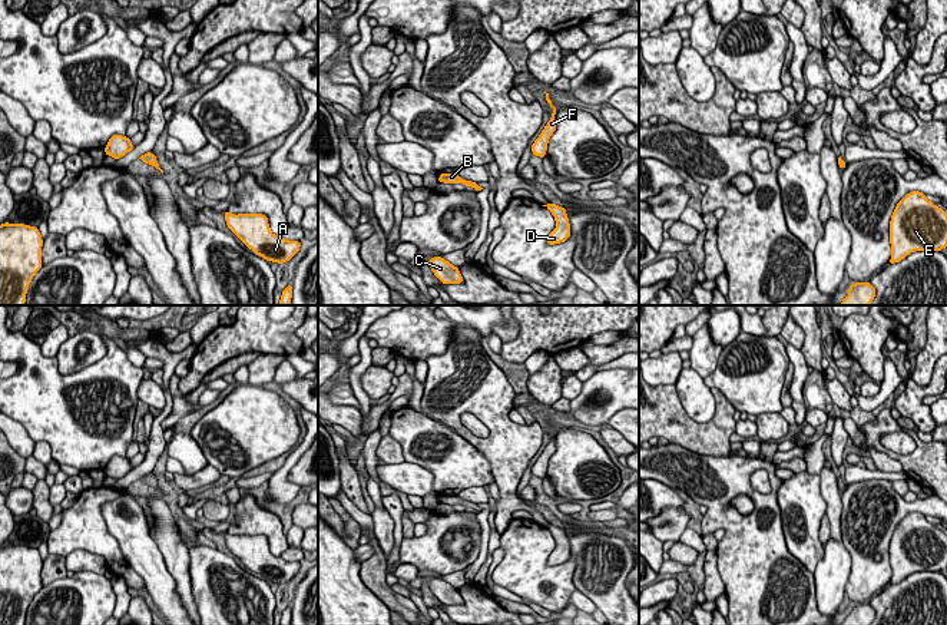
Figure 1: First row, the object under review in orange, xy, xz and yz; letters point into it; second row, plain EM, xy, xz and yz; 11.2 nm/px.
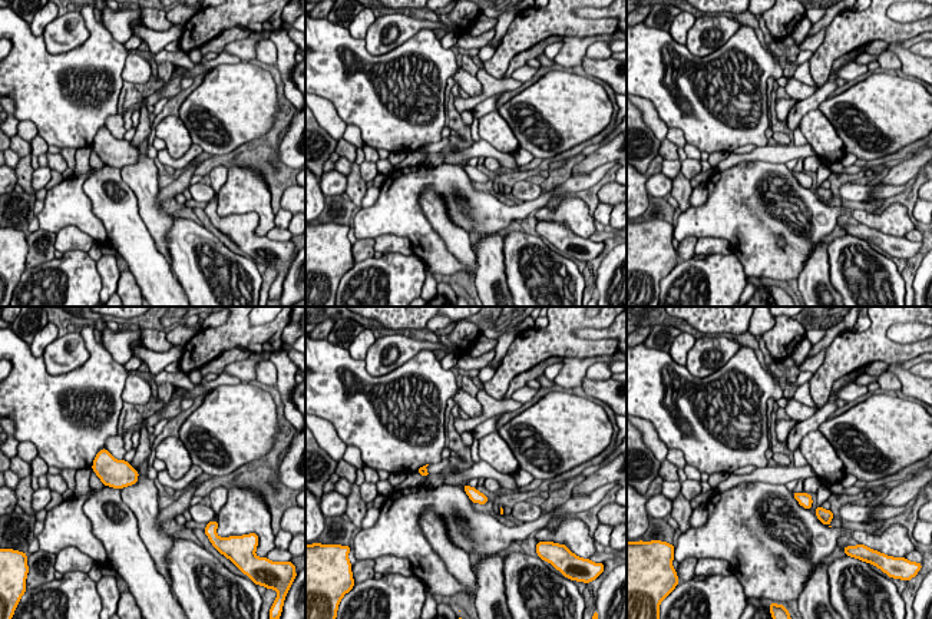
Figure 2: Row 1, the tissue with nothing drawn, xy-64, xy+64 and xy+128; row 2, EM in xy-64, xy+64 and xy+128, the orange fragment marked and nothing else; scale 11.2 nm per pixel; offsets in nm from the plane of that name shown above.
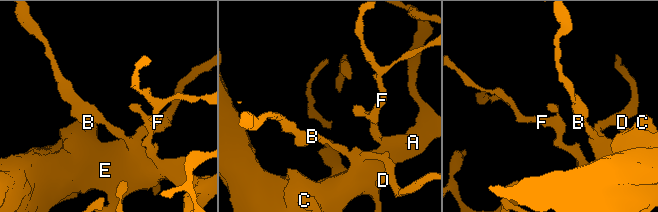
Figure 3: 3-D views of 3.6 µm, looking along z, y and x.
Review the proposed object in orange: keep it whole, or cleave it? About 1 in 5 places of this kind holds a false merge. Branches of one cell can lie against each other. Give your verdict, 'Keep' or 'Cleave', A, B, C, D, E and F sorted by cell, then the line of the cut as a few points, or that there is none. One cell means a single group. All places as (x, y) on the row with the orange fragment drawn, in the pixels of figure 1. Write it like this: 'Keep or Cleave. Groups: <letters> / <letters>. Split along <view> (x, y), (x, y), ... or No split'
Keep. Groups: A B C D E F. No split

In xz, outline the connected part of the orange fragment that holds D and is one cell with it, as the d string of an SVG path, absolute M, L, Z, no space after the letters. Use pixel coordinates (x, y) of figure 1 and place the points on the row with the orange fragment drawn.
M549 202L546 206L554 216L557 226L549 234L547 244L554 245L564 242L570 237L570 224L566 209Z

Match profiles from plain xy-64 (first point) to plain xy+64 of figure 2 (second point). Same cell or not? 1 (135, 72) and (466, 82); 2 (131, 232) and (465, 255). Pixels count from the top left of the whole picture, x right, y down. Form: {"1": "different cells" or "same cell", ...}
{"1": "same cell", "2": "same cell"}

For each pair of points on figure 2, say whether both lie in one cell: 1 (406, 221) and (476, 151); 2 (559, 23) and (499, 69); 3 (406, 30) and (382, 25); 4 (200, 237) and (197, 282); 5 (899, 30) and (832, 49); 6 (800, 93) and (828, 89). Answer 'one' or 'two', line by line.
1: two
2: one
3: one
4: one
5: one
6: one

